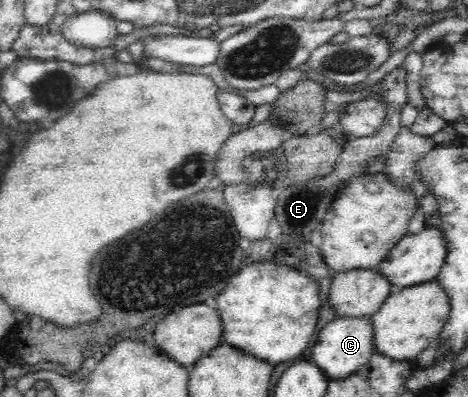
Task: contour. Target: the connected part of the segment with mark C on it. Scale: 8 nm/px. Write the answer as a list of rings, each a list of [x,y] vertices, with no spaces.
[[[335,316],[332,321],[321,328],[317,337],[317,343],[312,349],[312,362],[316,364],[324,376],[332,381],[346,379],[350,373],[362,368],[370,361],[375,352],[373,340],[373,325],[371,316],[340,317]]]

